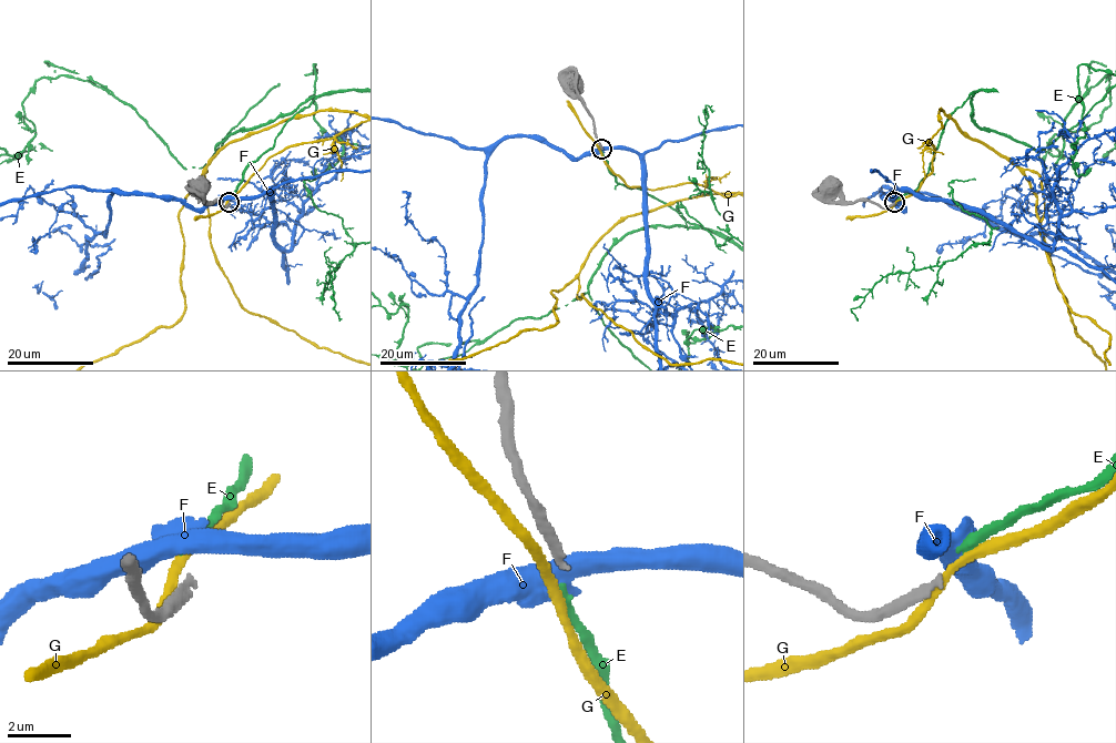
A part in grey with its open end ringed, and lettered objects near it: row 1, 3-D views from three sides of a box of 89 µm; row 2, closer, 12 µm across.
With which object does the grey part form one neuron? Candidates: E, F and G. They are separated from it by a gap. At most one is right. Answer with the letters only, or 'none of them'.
none of them

